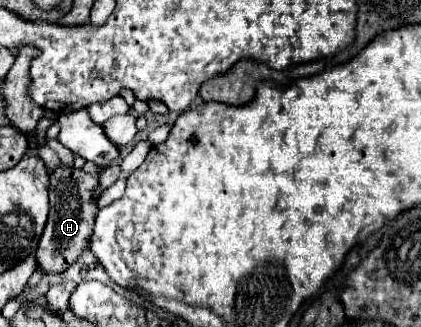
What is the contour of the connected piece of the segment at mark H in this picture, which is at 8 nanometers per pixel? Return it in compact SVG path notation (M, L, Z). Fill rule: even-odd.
M60 164L56 170L50 170L48 174L52 176L50 214L36 250L36 266L38 270L42 270L42 274L62 274L88 248L94 230L94 220L98 214L98 198L94 198L94 188L98 186L98 174L94 176L66 164Z

